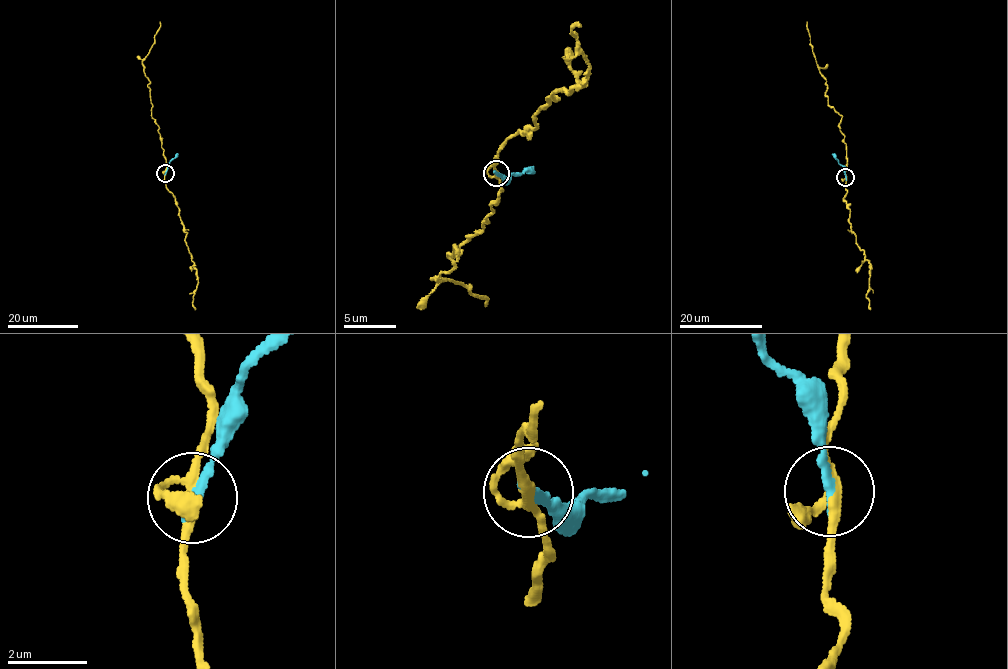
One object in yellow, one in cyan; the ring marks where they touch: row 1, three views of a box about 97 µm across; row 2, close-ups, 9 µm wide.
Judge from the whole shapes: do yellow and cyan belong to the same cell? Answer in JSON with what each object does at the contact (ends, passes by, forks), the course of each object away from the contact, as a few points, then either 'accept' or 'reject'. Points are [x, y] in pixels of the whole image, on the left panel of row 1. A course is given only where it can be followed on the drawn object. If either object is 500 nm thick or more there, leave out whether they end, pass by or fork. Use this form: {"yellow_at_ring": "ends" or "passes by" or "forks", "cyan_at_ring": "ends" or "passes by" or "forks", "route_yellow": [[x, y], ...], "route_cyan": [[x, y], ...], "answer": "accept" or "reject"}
{"yellow_at_ring": "forks", "cyan_at_ring": "ends", "route_yellow": [[165, 172], [164, 150], [151, 117], [150, 80], [142, 64], [159, 22]], "route_cyan": [[165, 172], [177, 153]], "answer": "reject"}

